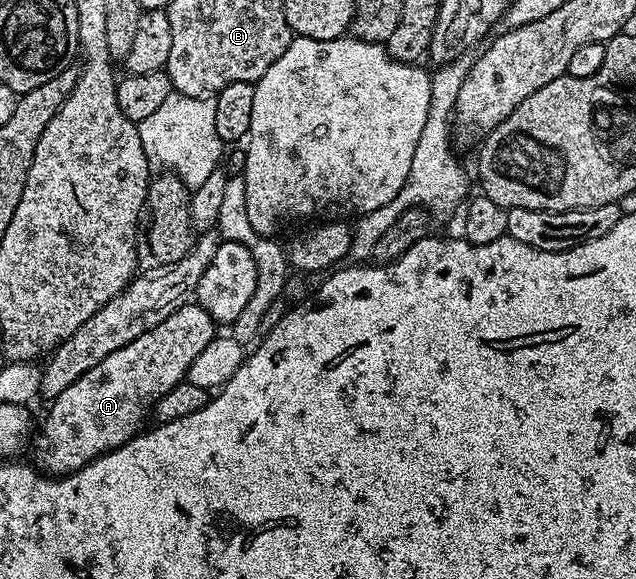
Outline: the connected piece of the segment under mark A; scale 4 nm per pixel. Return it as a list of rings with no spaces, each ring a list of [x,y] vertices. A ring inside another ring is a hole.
[[[188,302],[164,318],[160,326],[152,326],[152,330],[128,342],[128,346],[112,350],[104,362],[96,362],[64,394],[49,401],[50,413],[43,424],[41,421],[32,440],[33,463],[46,474],[69,474],[91,464],[105,452],[124,446],[143,431],[154,403],[164,398],[172,386],[185,381],[192,362],[196,362],[196,354],[215,335],[216,325],[208,310],[196,302]]]

